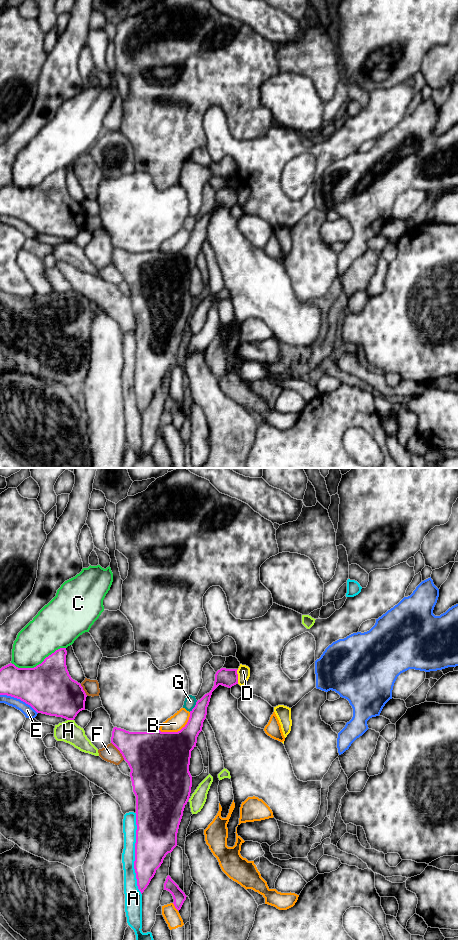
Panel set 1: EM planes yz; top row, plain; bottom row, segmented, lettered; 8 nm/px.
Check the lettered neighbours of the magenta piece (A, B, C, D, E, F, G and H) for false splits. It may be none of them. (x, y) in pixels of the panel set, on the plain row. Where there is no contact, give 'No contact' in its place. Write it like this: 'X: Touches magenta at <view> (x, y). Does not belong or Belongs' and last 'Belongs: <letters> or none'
A: Touches magenta at yz (135, 373). Does not belong
B: Touches magenta at yz (178, 251). Does not belong
C: Touches magenta at yz (39, 184). Does not belong
D: Touches magenta at yz (237, 196). Does not belong
E: Touches magenta at yz (19, 218). Does not belong
F: Touches magenta at yz (119, 270). Does not belong
G: Touches magenta at yz (195, 226). Does not belong
H: Touches magenta at yz (70, 239). Does not belong
Belongs: none

